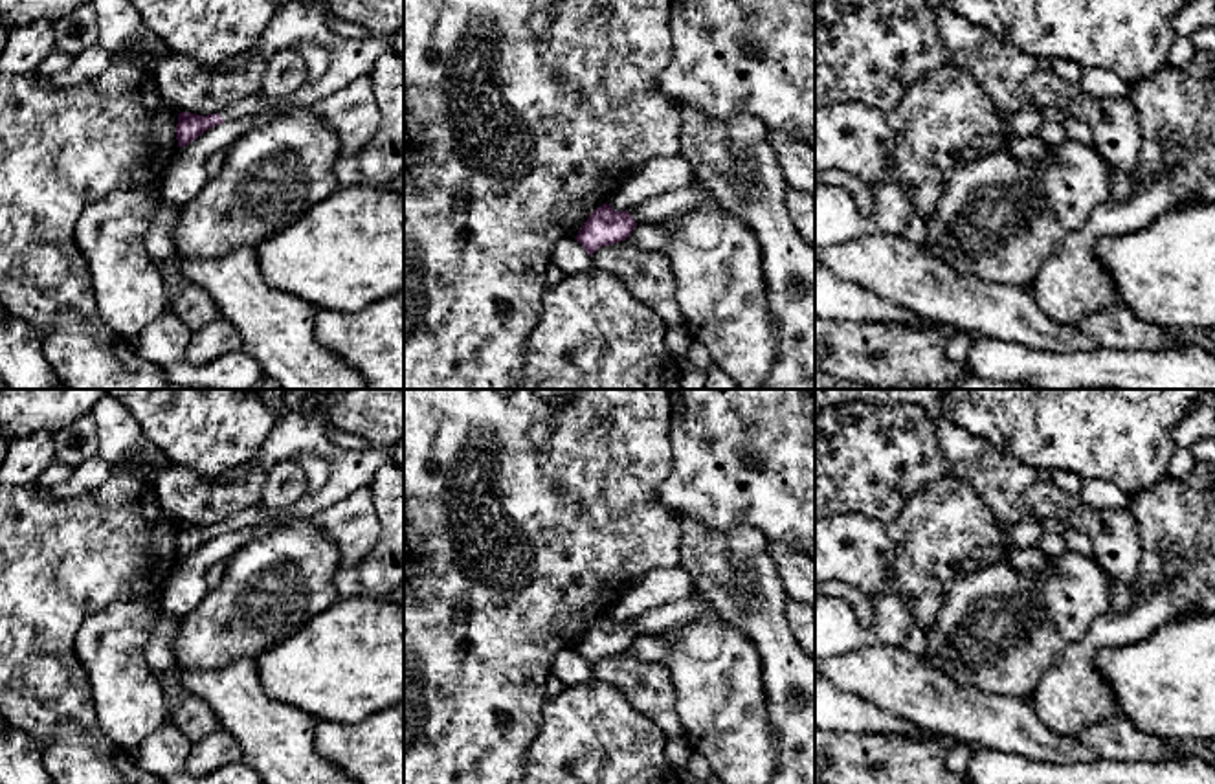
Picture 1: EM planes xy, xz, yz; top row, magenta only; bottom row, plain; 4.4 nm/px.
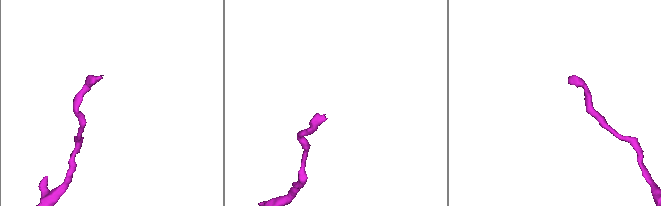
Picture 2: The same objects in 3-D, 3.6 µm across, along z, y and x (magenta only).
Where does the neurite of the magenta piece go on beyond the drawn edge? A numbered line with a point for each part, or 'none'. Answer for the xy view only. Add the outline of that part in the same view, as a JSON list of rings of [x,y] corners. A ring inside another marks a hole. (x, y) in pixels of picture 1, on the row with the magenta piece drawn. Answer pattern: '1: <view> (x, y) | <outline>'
1: xy (248, 105) | [[[261,92],[261,94],[240,99],[239,103],[220,110],[218,114],[224,121],[246,118],[261,108],[262,99],[264,99],[264,95]]]

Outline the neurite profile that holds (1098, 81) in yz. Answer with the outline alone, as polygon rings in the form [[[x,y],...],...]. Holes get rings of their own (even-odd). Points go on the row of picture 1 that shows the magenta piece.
[[[1105,68],[1083,70],[1079,84],[1094,97],[1123,97],[1129,94],[1131,88],[1114,72]]]

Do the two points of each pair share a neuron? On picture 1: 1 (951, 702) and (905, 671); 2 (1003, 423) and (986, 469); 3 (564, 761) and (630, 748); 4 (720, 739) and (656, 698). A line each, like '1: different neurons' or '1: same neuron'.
1: same neuron
2: different neurons
3: same neuron
4: different neurons

